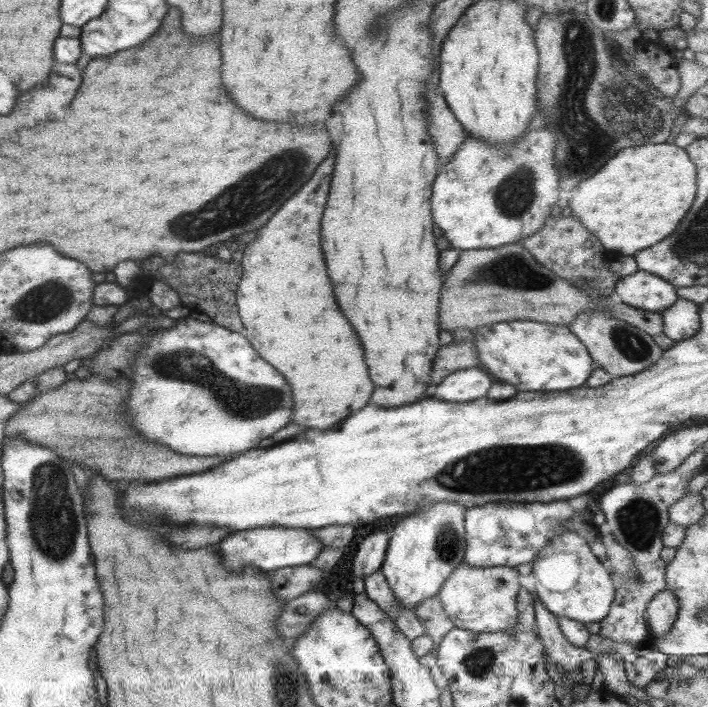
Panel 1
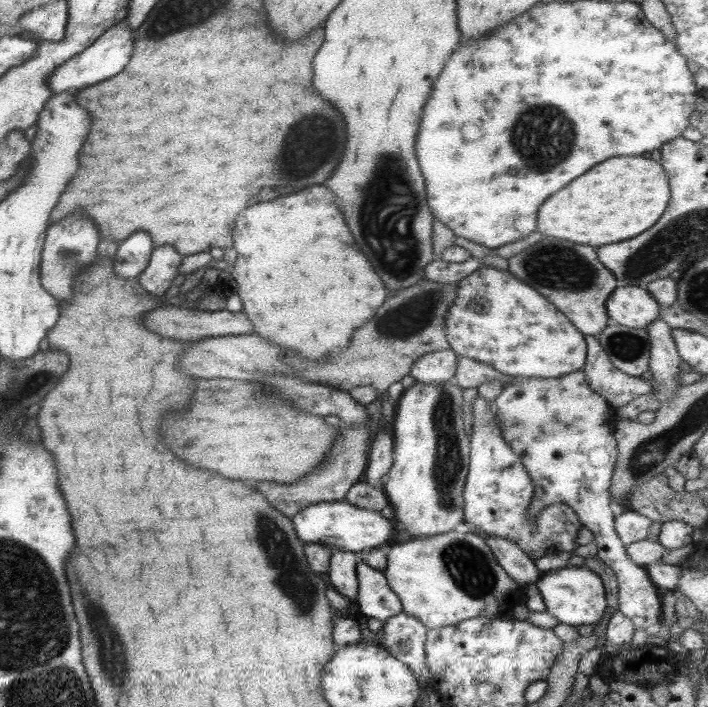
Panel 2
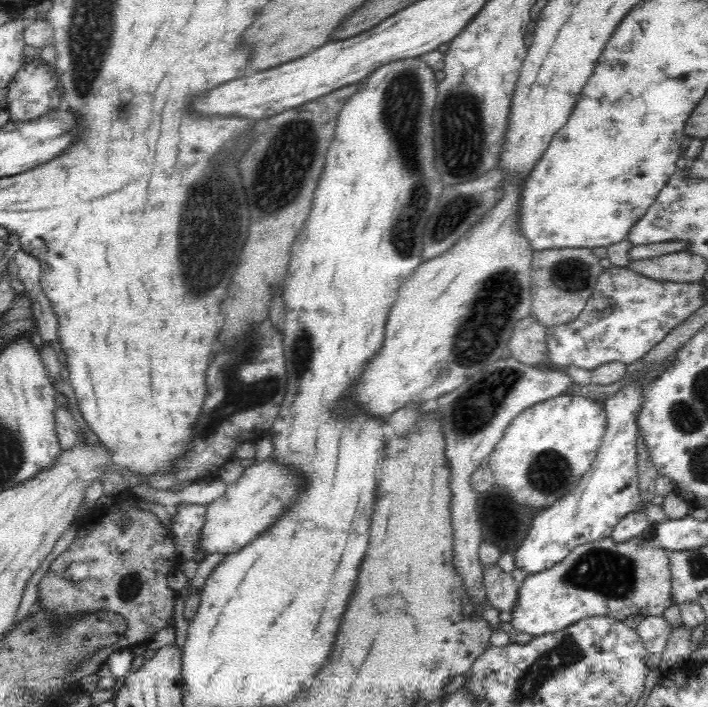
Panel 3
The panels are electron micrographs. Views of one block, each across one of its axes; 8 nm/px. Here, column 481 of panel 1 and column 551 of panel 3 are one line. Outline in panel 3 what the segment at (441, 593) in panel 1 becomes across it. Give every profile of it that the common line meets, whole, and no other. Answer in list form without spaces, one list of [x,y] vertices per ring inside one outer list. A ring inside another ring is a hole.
[[[611,537],[602,538],[598,542],[576,547],[562,562],[548,570],[529,574],[518,587],[509,623],[518,633],[538,637],[562,630],[586,617],[607,616],[622,621],[632,614],[642,617],[662,615],[673,604],[670,577],[669,560],[664,555],[664,549],[656,543],[636,537],[616,544],[611,541]]]

